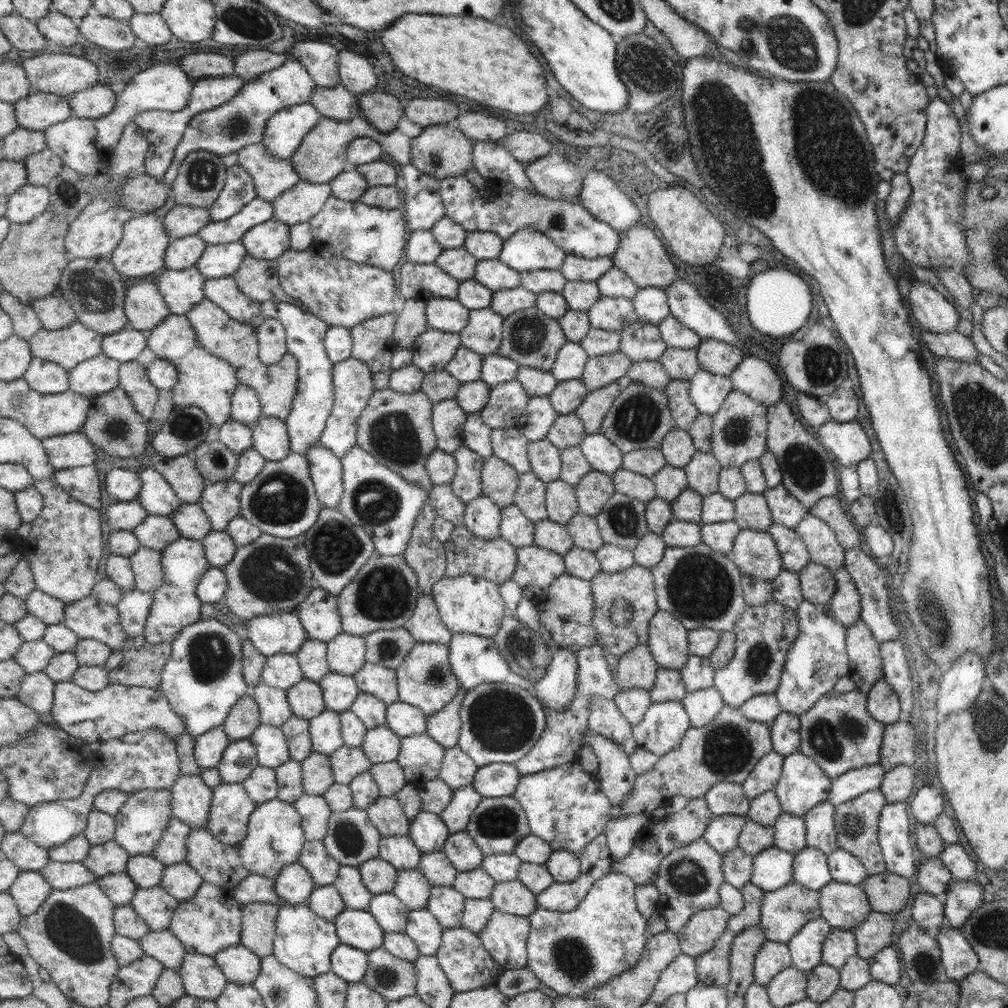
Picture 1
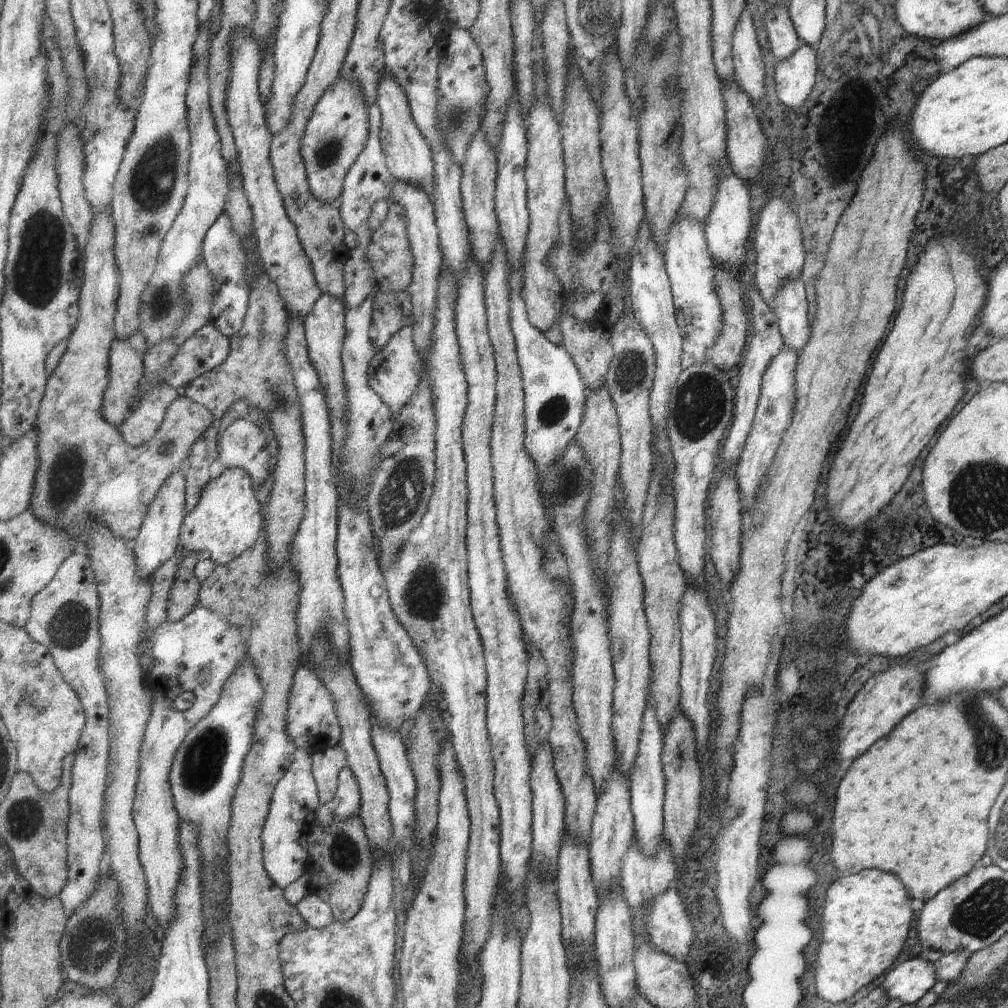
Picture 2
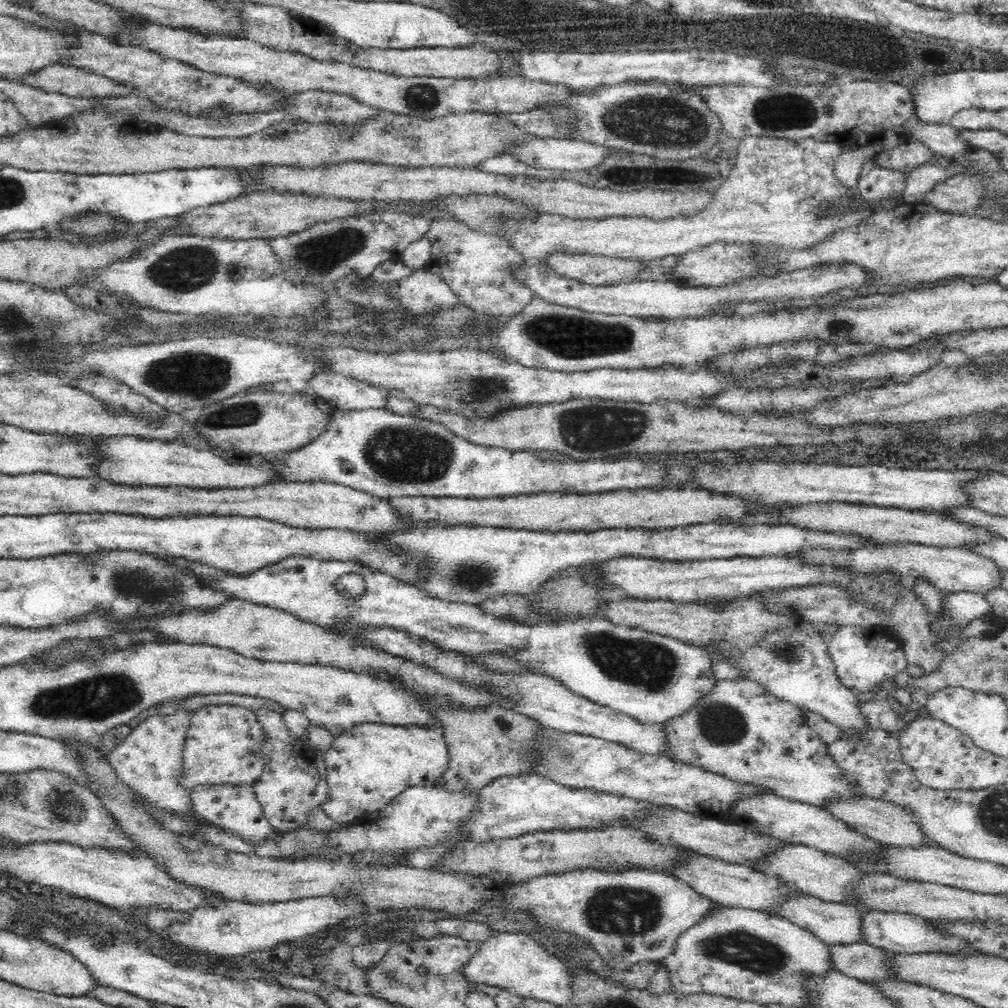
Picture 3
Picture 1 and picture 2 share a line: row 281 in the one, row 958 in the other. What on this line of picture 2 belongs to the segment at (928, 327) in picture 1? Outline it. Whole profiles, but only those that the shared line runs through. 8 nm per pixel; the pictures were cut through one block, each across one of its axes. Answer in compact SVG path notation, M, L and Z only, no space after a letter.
M915 957L891 968L880 986L887 1000L899 1000L904 1005L915 1004L935 982L933 962Z

